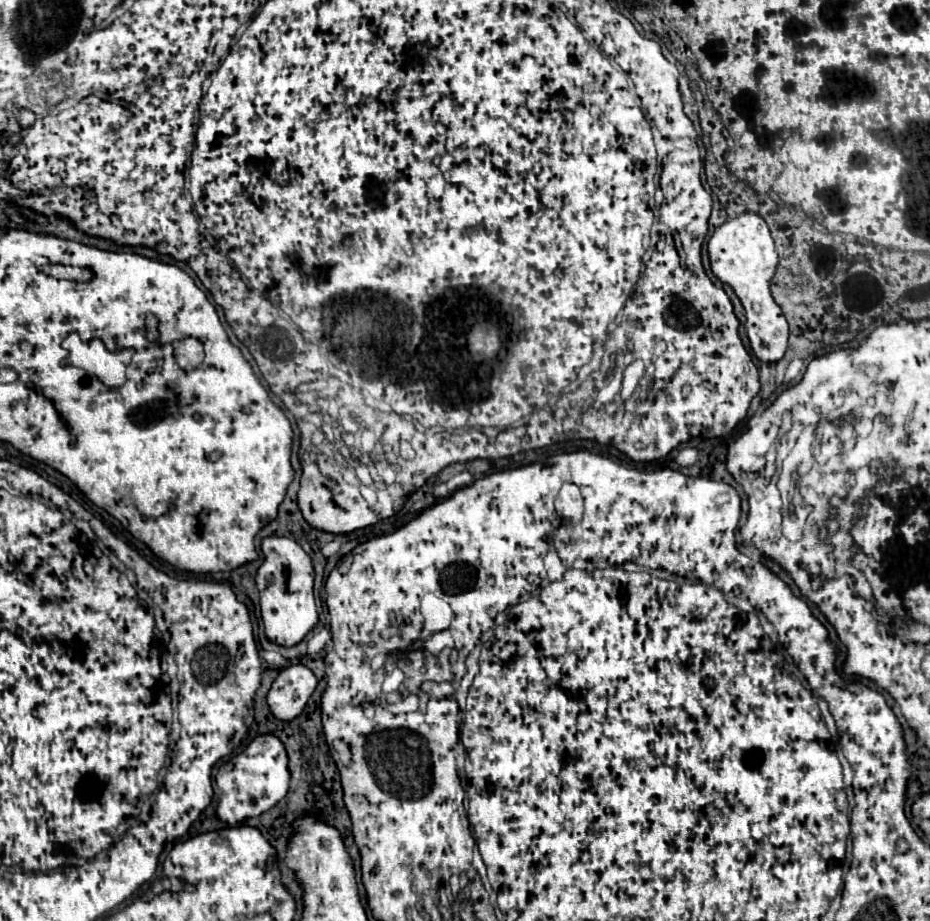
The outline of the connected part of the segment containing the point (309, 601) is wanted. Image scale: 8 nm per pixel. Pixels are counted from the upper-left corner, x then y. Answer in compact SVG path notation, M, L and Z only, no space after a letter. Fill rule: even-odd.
M266 537L262 541L264 563L258 569L256 585L260 589L260 609L266 625L266 637L278 645L292 647L300 643L318 623L318 609L314 601L314 567L308 553L288 537Z

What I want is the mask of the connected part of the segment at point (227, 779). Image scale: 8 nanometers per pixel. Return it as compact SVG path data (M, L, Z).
M274 735L256 737L242 753L220 765L216 781L220 789L220 803L216 813L224 823L232 827L242 823L244 819L258 817L264 811L272 809L280 799L286 797L290 787L288 755L282 741Z

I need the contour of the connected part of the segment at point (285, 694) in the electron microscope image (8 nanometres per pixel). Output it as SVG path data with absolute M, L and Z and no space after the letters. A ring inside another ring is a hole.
M290 665L282 669L268 693L272 715L282 721L298 717L314 693L316 683L316 675L306 665Z

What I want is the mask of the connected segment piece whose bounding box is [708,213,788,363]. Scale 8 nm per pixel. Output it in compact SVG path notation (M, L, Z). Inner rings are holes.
M742 213L722 223L708 241L708 255L714 275L728 283L746 309L746 333L754 355L764 363L776 363L784 357L788 345L788 323L770 295L770 279L778 267L778 253L766 221L756 213Z

